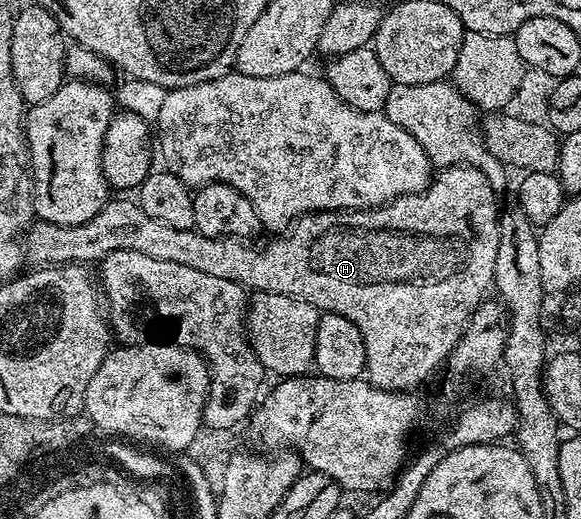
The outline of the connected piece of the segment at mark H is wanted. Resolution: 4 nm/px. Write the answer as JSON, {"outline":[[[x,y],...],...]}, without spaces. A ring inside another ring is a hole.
{"outline":[[[456,165],[449,166],[445,169],[438,169],[434,173],[429,187],[426,190],[421,190],[418,194],[404,194],[396,198],[394,202],[386,202],[383,206],[370,206],[368,210],[320,210],[317,214],[303,214],[296,222],[290,225],[289,229],[278,233],[276,236],[270,240],[266,246],[253,246],[257,244],[246,244],[242,239],[239,238],[208,238],[203,236],[196,228],[191,230],[176,230],[171,228],[171,224],[163,224],[159,220],[151,220],[151,216],[147,216],[147,212],[143,212],[143,208],[136,201],[130,200],[128,202],[128,197],[117,196],[112,200],[106,202],[105,207],[101,209],[95,216],[91,216],[91,220],[87,220],[87,224],[79,224],[78,226],[60,226],[59,224],[51,224],[50,222],[43,222],[40,220],[34,221],[33,225],[29,227],[27,233],[23,238],[23,254],[27,259],[28,265],[33,268],[40,268],[42,266],[64,266],[66,264],[90,264],[89,262],[96,263],[98,260],[105,258],[111,252],[119,252],[120,250],[130,250],[131,252],[143,252],[143,256],[155,256],[155,260],[171,260],[175,264],[187,264],[187,268],[195,268],[195,272],[207,272],[210,276],[219,276],[219,280],[231,280],[232,282],[237,282],[240,286],[245,287],[246,291],[249,292],[260,292],[262,294],[282,294],[283,296],[291,296],[292,298],[302,298],[307,300],[307,304],[314,306],[319,312],[324,312],[327,314],[338,314],[339,316],[347,316],[347,320],[351,320],[351,324],[355,324],[359,328],[359,332],[363,336],[363,344],[365,345],[365,373],[364,377],[368,382],[375,388],[380,390],[395,390],[398,392],[413,392],[416,391],[416,386],[420,382],[425,382],[433,374],[433,369],[437,365],[444,363],[448,359],[449,354],[457,347],[457,341],[461,339],[461,335],[465,333],[465,328],[469,324],[470,318],[473,317],[473,313],[477,311],[477,307],[481,305],[482,302],[486,301],[488,292],[490,293],[491,287],[493,286],[493,265],[495,264],[495,252],[499,252],[499,236],[501,235],[501,224],[499,221],[499,205],[497,206],[498,195],[495,193],[494,186],[487,180],[487,176],[483,172],[477,170],[476,166],[472,165]]]}

